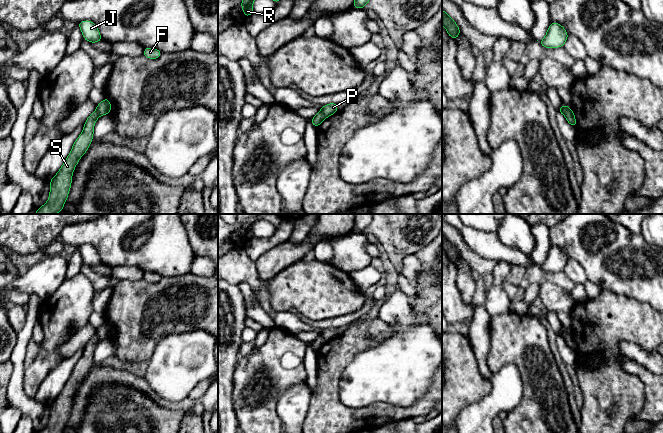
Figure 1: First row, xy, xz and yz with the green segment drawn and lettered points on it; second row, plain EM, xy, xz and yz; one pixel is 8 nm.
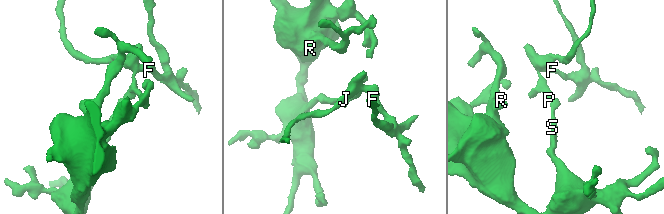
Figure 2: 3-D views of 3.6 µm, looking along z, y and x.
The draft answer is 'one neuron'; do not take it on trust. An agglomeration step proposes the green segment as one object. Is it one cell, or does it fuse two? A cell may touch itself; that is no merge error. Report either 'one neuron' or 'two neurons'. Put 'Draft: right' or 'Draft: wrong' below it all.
two neurons
Draft: wrong

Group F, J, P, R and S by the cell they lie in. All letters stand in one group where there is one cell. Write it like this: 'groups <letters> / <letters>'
groups F J P / R S

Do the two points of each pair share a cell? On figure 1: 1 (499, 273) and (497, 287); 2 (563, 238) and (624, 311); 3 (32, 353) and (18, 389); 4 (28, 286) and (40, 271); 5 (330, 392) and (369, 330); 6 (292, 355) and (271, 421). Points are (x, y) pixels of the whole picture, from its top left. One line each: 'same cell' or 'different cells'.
1: same cell
2: different cells
3: different cells
4: same cell
5: same cell
6: same cell

